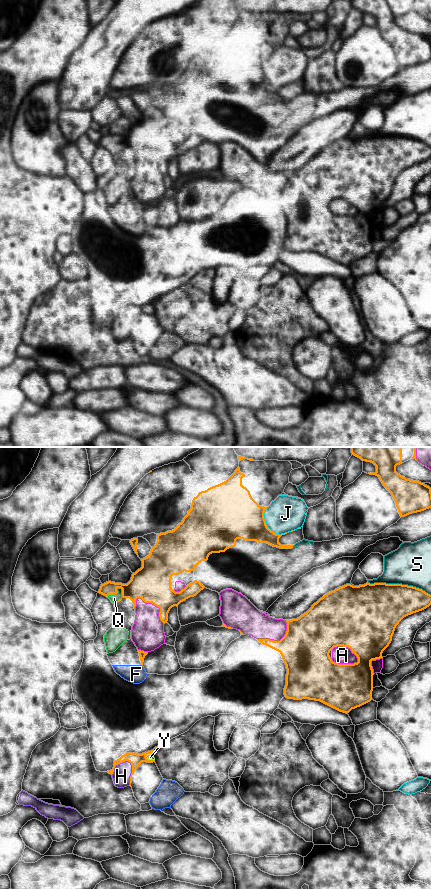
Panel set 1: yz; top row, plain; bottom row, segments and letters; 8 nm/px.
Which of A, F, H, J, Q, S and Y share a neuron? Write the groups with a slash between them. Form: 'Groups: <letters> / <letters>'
Groups: A / F / H / J / Q / S / Y

